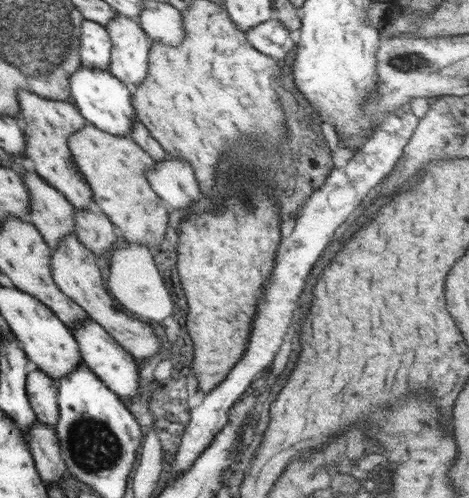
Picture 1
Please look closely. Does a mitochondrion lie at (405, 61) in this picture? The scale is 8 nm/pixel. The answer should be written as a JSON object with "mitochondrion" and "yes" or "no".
{"mitochondrion":"yes"}

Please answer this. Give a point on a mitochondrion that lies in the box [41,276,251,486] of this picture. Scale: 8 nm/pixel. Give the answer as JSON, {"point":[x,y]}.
{"point":[95,448]}

